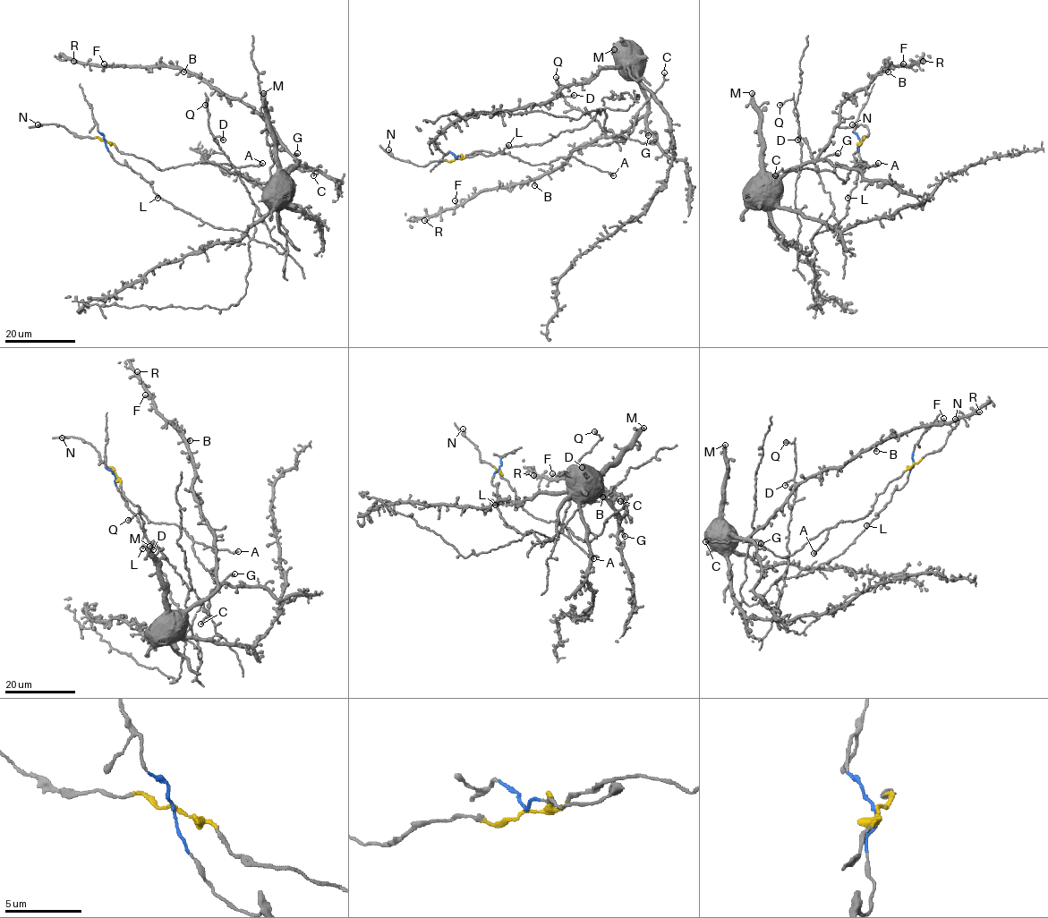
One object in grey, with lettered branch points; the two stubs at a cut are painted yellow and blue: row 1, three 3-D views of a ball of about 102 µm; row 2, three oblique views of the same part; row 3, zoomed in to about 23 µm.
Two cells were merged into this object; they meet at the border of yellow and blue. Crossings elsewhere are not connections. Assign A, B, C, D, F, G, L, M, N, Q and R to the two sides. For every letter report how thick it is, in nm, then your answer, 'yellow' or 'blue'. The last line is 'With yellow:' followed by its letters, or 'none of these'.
A: 360 nm thick; yellow
B: 280 nm thick; blue
C: 280 nm thick; yellow
D: 320 nm thick; blue
F: 280 nm thick; blue
G: 480 nm thick; blue
L: 340 nm thick; blue
M: 440 nm thick; blue
N: 220 nm thick; yellow
Q: 440 nm thick; blue
R: 200 nm thick; blue
With yellow: A, C, N

